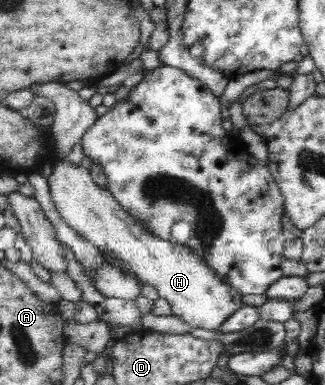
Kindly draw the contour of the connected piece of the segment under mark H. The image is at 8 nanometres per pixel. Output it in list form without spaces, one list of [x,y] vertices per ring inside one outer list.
[[[58,159],[52,163],[47,183],[52,202],[62,219],[86,241],[99,249],[109,249],[118,259],[128,263],[139,283],[153,285],[159,297],[171,305],[171,313],[185,321],[191,329],[217,332],[243,306],[241,293],[222,282],[202,258],[182,244],[162,241],[146,232],[142,224],[122,210],[106,188],[94,183],[91,173],[83,166],[74,165],[68,159]]]

